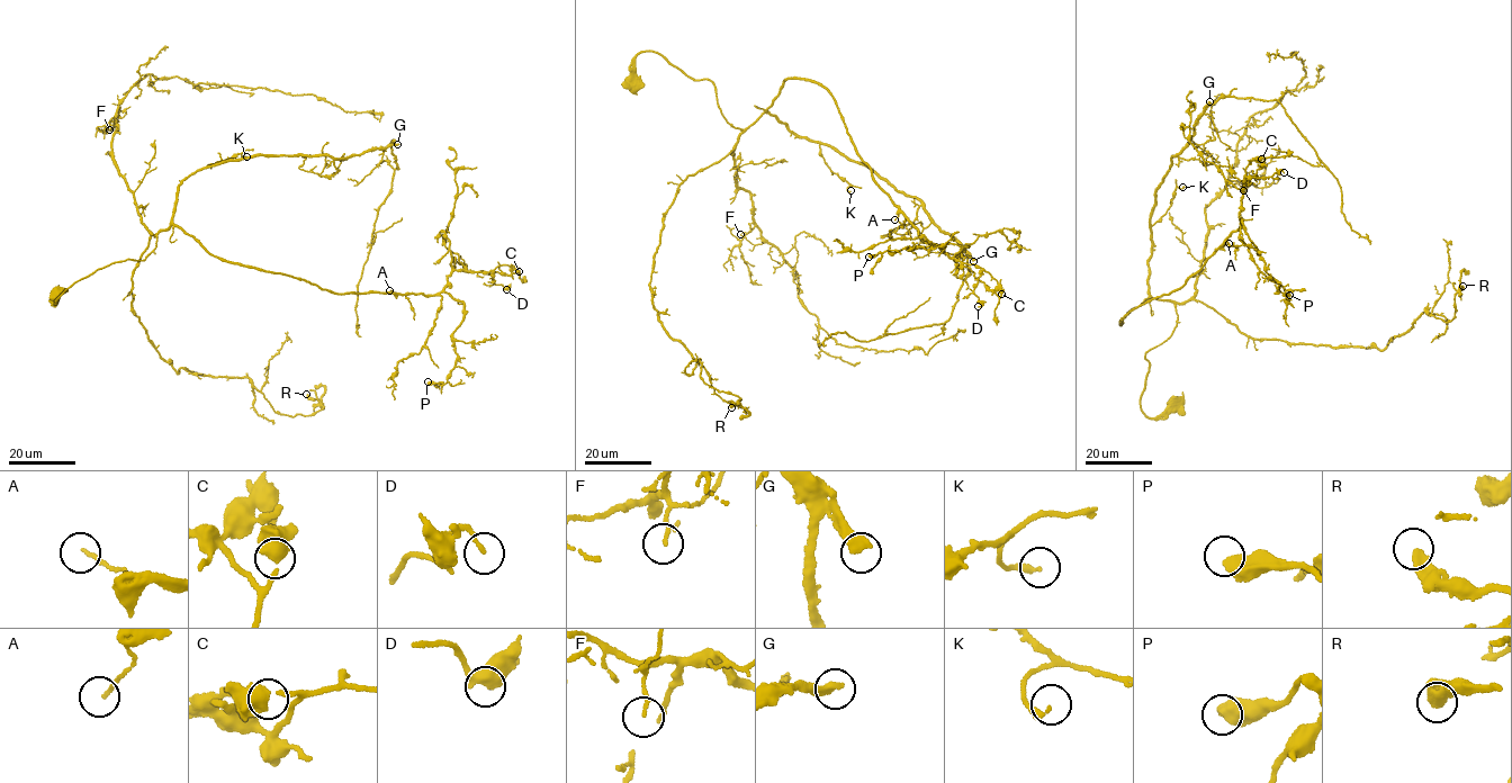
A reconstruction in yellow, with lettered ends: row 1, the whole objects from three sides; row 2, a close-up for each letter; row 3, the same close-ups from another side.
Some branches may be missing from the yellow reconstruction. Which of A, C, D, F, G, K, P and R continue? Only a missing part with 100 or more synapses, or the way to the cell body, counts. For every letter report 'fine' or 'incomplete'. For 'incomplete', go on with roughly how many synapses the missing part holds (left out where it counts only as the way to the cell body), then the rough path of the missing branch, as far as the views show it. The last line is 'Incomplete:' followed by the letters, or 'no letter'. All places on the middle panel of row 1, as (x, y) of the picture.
A: fine
C: fine
D: fine
F: fine
G: incomplete; 160 synapses; course (973, 261), (982, 288), (961, 321), (952, 358), (929, 349), (917, 360), (891, 365)
K: fine
P: fine
R: fine
Incomplete: G

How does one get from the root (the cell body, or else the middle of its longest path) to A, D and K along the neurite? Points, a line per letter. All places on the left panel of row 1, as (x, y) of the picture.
A: (56, 293), (57, 299), (109, 264), (143, 260), (171, 224), (213, 254), (333, 294), (396, 294), (389, 290)
D: (56, 293), (143, 260), (171, 224), (213, 254), (335, 294), (428, 297), (464, 269), (506, 289)
K: (56, 293), (57, 299), (109, 264), (143, 260), (169, 226), (182, 181), (246, 156)

